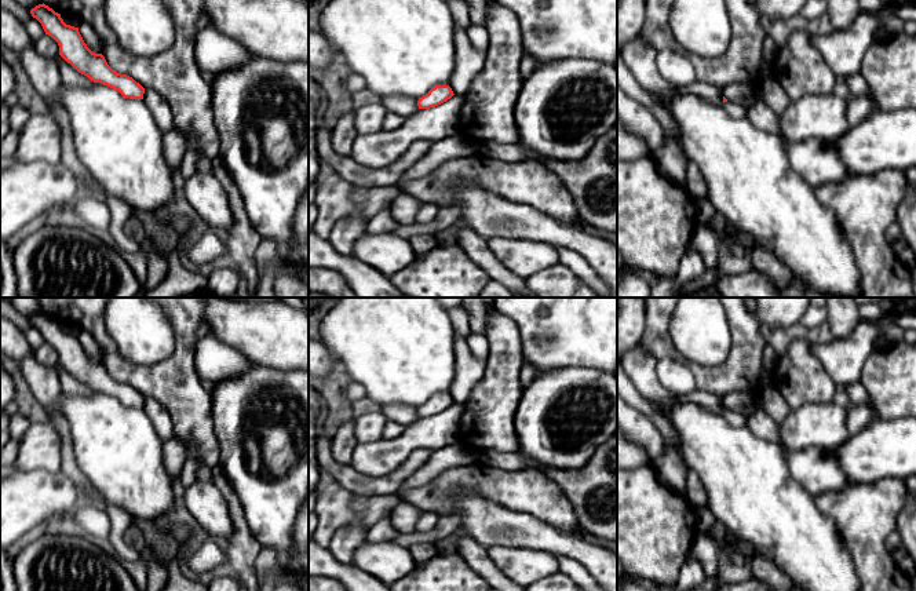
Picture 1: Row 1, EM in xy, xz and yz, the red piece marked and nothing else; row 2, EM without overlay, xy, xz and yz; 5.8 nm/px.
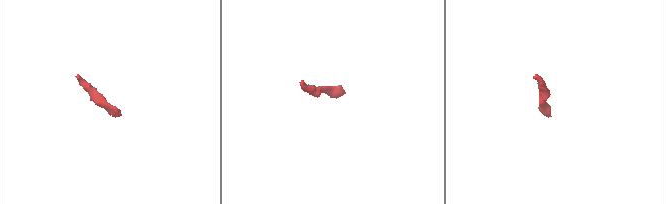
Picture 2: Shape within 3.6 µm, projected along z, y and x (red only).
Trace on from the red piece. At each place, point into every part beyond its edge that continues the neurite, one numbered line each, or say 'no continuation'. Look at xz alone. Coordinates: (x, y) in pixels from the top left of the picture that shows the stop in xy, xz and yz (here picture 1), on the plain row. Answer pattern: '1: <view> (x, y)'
no continuation

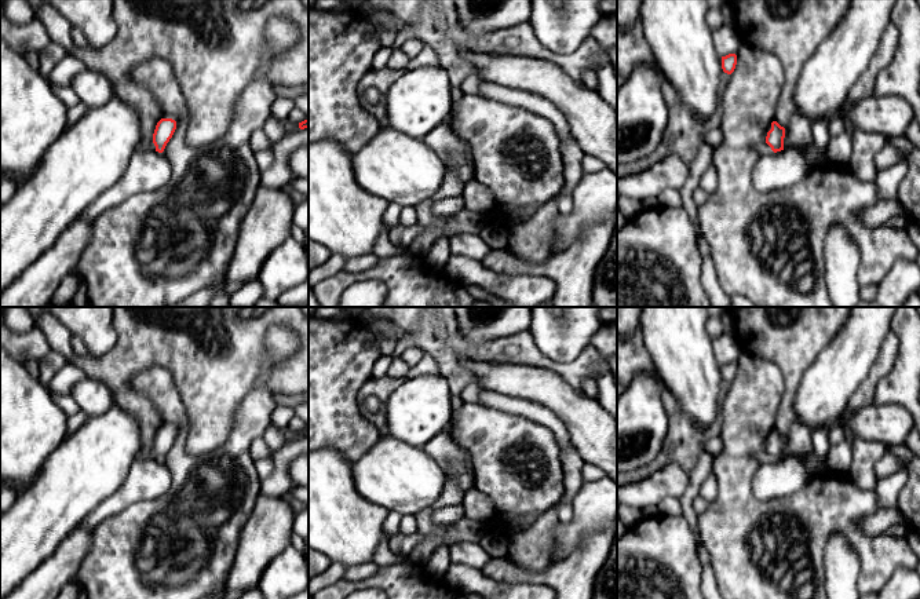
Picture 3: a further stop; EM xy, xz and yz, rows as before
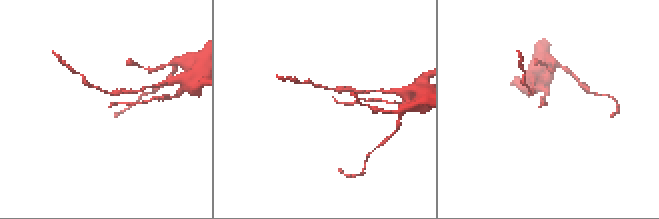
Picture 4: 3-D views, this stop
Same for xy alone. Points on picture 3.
1: xy (142, 455)

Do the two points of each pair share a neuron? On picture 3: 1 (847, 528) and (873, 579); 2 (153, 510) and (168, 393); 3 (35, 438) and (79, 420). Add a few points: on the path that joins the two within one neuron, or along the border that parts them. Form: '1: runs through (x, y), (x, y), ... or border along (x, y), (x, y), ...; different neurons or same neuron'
1: runs through (860, 540), (873, 554), (873, 566); same neuron
2: runs through (179, 485), (181, 423); same neuron
3: border along (68, 416), (65, 434); different neurons

